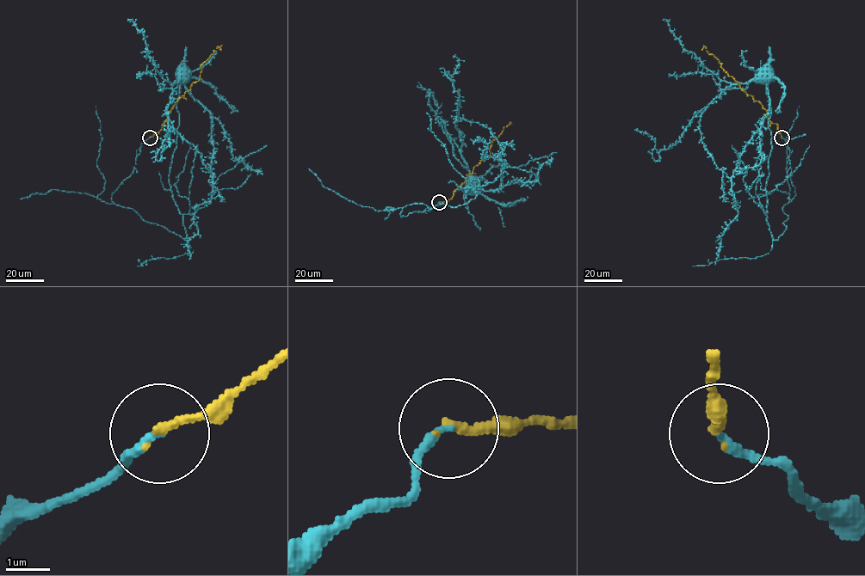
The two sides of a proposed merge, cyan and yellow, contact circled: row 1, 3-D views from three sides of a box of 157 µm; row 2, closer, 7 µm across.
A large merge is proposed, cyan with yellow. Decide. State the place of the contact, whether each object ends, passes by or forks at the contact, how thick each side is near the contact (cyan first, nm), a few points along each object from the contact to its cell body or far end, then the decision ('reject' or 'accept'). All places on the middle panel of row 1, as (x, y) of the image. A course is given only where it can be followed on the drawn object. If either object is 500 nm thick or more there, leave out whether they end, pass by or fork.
at (439, 202); cyan ends there; yellow ends there; 190 nm thick on the cyan side, 190 nm on the other; cyan runs (439, 202), (400, 217), (414, 204), (429, 209), (463, 205), (476, 193), (458, 188), (465, 193), (474, 187); yellow runs (439, 202), (451, 199), (466, 175), (490, 155), (491, 142), (511, 123); accept

